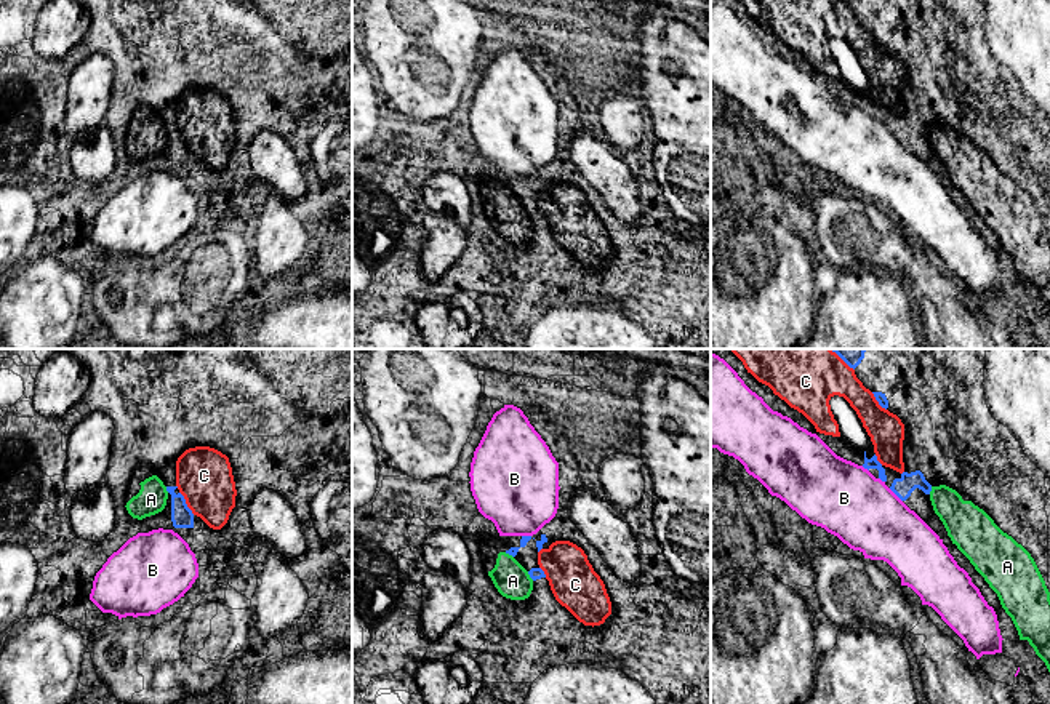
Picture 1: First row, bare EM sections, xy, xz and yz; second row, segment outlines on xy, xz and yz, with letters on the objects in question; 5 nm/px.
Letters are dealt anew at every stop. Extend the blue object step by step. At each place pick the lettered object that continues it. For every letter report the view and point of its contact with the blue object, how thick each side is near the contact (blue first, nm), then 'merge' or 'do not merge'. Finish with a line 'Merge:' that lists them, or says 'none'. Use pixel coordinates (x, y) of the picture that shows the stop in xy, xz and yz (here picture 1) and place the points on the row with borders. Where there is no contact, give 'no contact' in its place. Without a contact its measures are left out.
A: contact xz (530, 576); calibres 60 and 180 nm; do not merge
B: contact yz (895, 493); calibres 100 and 360 nm; do not merge
C: contact xy (184, 503); calibres 110 and 280 nm; do not merge
Merge: none

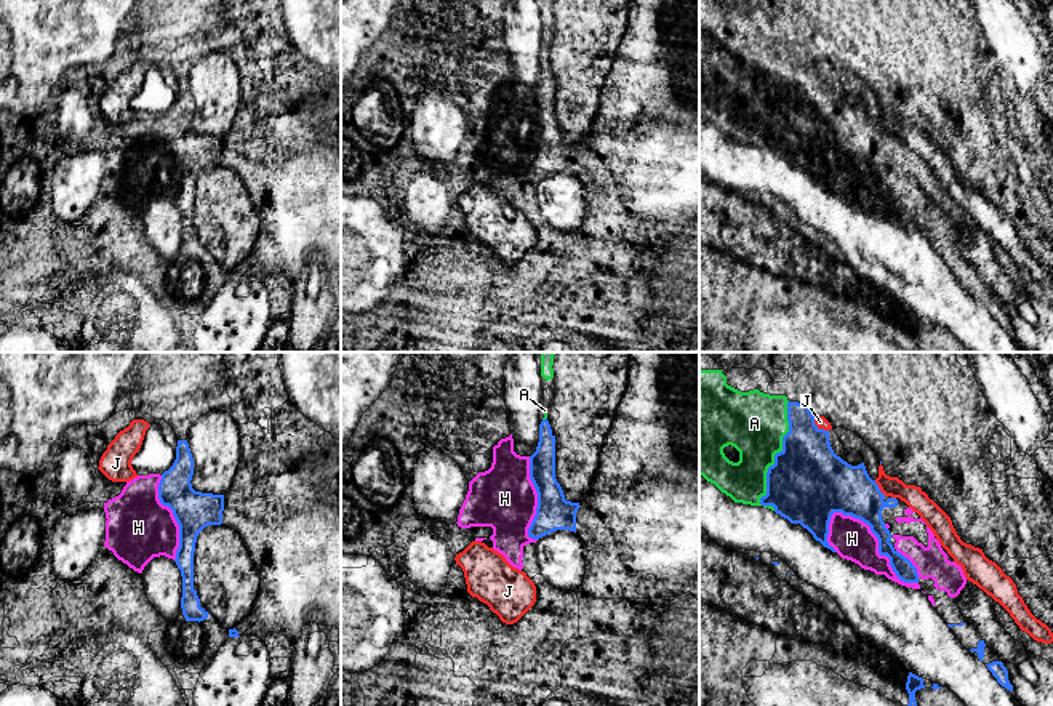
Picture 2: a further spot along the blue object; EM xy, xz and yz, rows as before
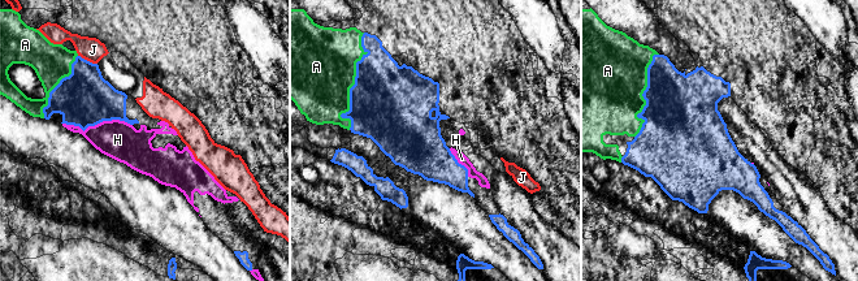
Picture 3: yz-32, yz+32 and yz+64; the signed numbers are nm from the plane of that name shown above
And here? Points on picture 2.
A: contact yz (775, 460); calibres 400 and 320 nm; merge
H: contact yz (879, 545); calibres 200 and 200 nm; merge
J: contact yz (820, 429); calibres 360 and 60 nm; do not merge
Merge: A, H

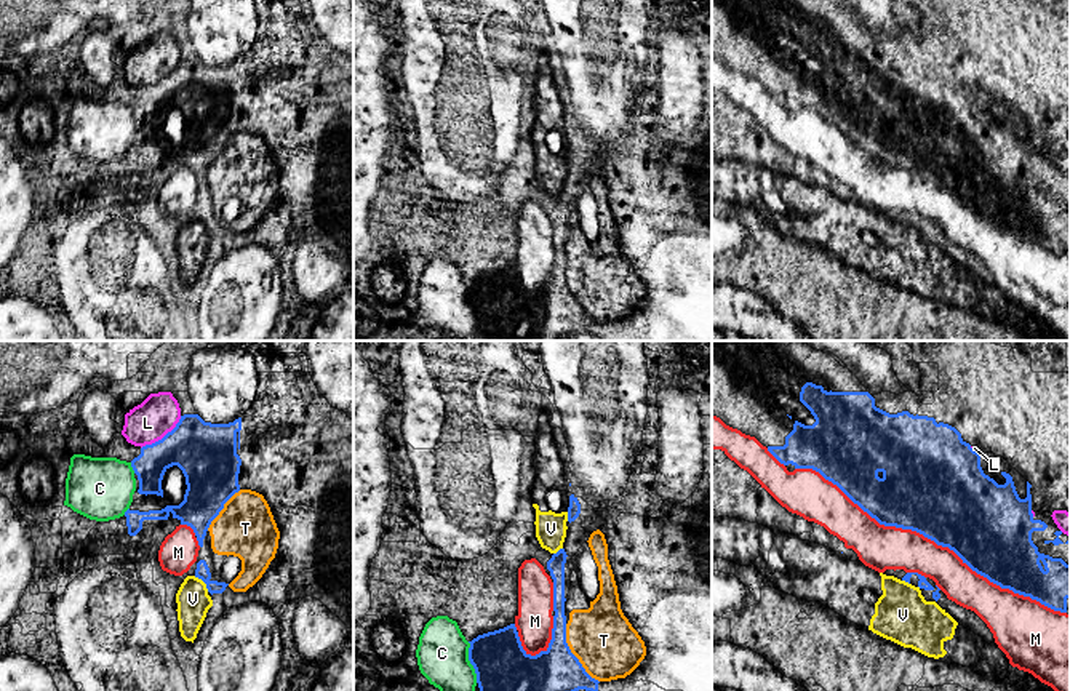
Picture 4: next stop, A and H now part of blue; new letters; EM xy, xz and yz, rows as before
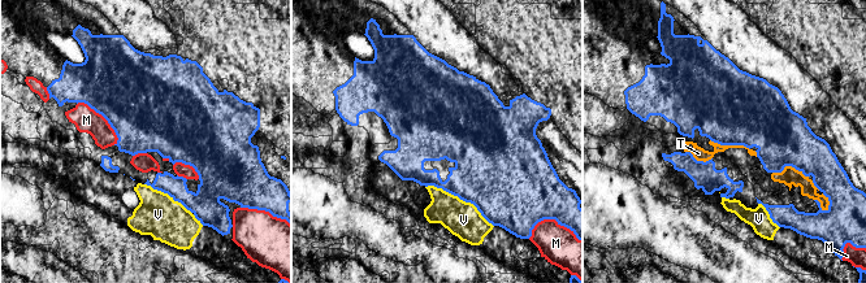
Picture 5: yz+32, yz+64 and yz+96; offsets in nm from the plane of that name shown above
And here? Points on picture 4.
C: contact xz (471, 663); calibres 280 and 260 nm; do not merge
L: contact xy (163, 437); calibres 300 and 200 nm; do not merge
M: contact yz (931, 539); calibres 480 and 220 nm; do not merge
T: contact xz (573, 655); calibres 220 and 320 nm; do not merge
V: contact xy (203, 581); calibres 70 and 170 nm; do not merge
Merge: none

